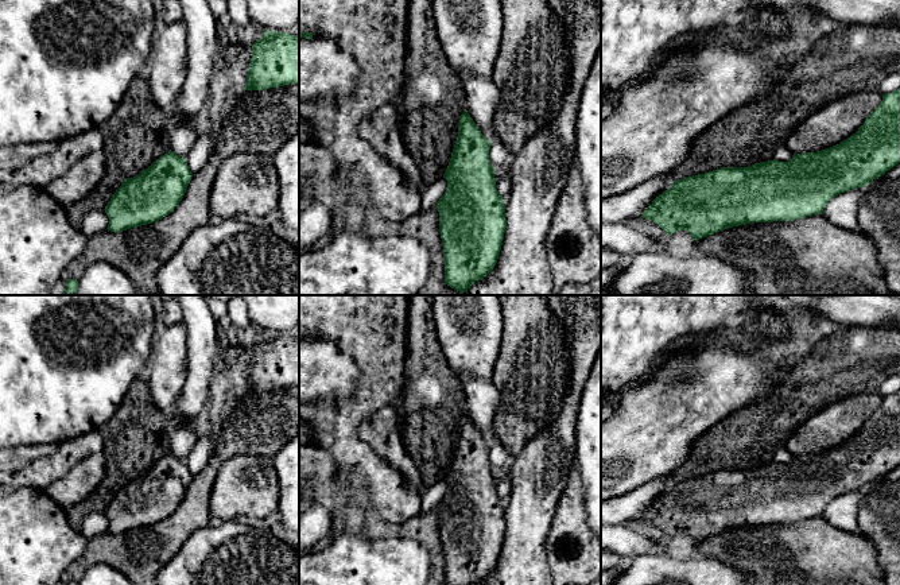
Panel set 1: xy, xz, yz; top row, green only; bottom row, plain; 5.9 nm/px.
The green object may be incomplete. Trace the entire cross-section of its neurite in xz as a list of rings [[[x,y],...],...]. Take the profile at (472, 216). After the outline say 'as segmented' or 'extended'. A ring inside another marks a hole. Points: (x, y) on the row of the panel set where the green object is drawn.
[[[465,109],[458,123],[458,137],[454,144],[449,166],[443,174],[447,181],[447,190],[437,202],[439,212],[439,233],[445,259],[445,284],[466,292],[478,280],[482,280],[496,266],[507,228],[504,199],[496,189],[494,168],[490,166],[488,140],[468,111]]]; as segmented

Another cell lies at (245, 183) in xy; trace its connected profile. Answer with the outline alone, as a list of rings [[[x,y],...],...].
[[[236,154],[222,160],[217,168],[210,193],[210,214],[236,218],[240,214],[264,217],[276,213],[280,183],[274,163],[257,154]]]

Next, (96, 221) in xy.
[[[93,210],[82,221],[81,230],[89,237],[108,228],[109,218],[105,210]]]

